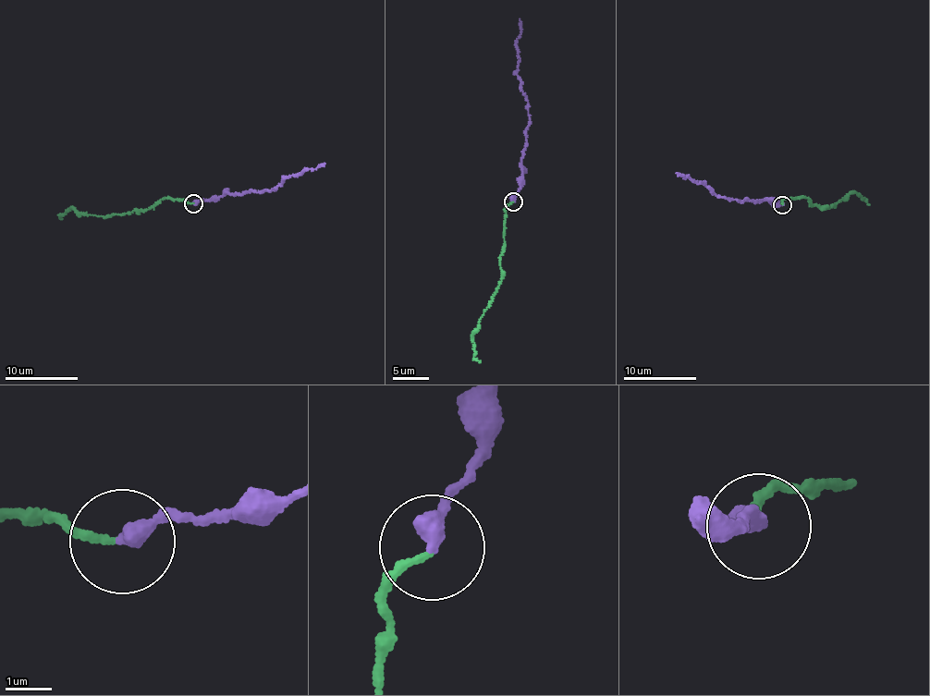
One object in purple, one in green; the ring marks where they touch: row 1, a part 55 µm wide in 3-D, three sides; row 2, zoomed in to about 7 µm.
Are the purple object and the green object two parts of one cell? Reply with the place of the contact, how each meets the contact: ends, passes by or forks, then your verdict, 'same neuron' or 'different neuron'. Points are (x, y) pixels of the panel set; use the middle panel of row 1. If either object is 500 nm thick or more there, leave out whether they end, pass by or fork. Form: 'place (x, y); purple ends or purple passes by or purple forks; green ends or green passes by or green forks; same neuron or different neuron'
place (513, 201); purple ends; green ends; same neuron

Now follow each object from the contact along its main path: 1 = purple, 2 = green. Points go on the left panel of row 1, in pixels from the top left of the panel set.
1: (193, 203), (246, 190), (275, 190), (284, 179), (325, 164)
2: (193, 203), (163, 198), (143, 211), (96, 215), (71, 207), (60, 214), (61, 218)

